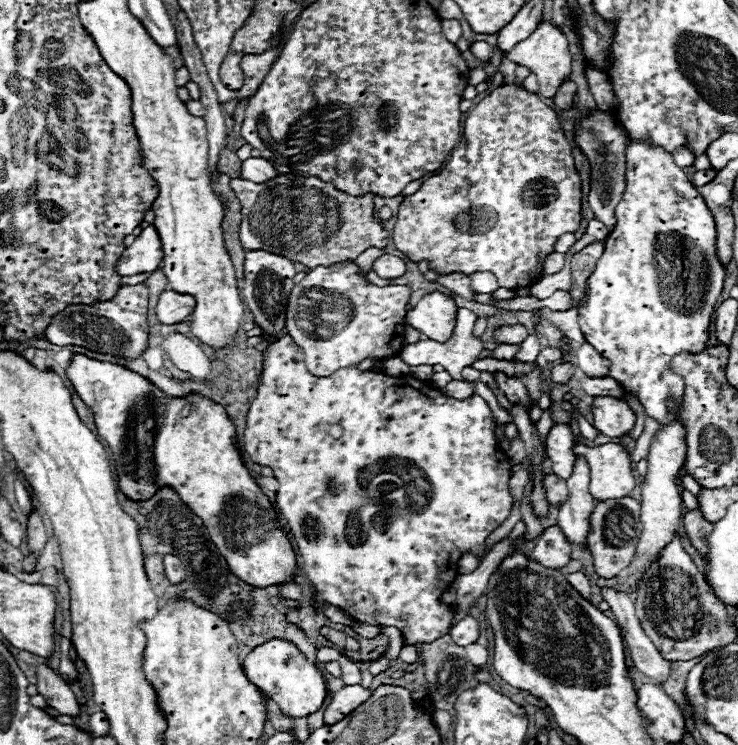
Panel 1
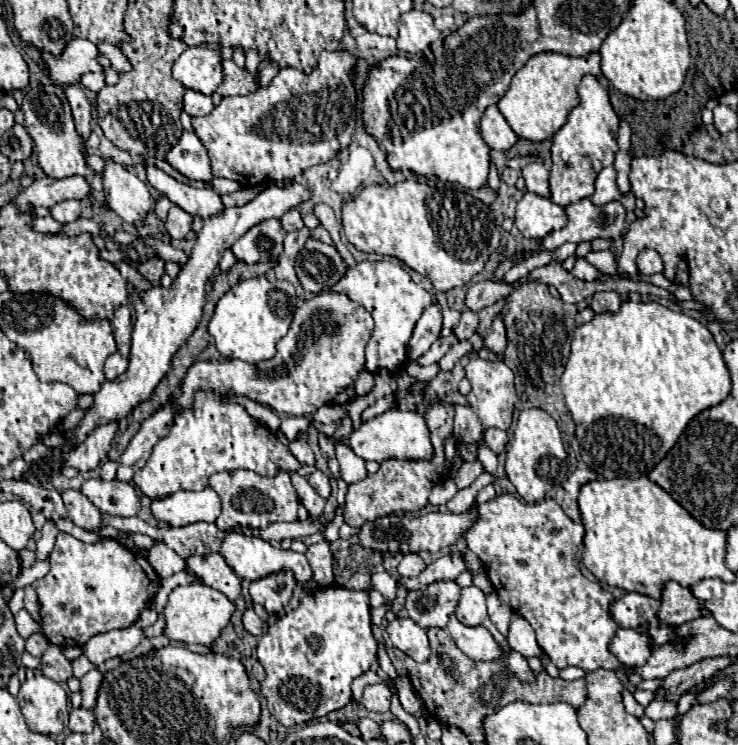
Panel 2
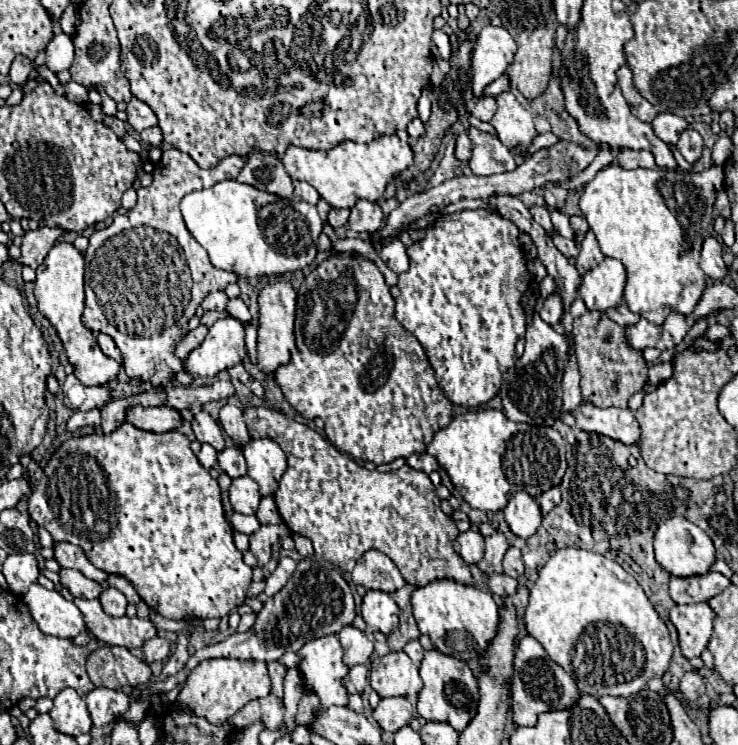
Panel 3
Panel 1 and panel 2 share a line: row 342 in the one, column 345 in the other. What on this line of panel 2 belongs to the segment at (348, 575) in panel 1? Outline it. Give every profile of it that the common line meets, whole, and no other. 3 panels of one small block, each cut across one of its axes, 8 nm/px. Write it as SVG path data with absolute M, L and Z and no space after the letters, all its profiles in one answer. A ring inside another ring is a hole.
M376 260L360 262L354 268L348 268L346 274L330 288L330 292L346 294L350 300L362 304L374 316L376 328L366 344L364 368L372 374L378 370L396 372L408 360L406 344L418 318L432 304L432 296L428 294L428 290L418 286L402 266L386 260Z

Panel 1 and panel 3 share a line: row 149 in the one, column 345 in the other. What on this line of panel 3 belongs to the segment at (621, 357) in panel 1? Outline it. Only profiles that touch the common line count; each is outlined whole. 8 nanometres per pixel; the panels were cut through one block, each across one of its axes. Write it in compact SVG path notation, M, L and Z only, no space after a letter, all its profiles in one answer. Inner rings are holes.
M354 626L342 628L338 632L342 648L344 648L344 664L356 666L356 664L368 664L370 654L374 652L374 644L368 640L364 632L360 632Z

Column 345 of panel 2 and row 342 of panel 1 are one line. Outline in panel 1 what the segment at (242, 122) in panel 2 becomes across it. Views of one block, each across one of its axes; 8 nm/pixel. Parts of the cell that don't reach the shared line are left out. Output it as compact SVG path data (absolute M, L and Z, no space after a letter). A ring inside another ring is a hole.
M122 286L112 300L96 302L94 306L76 304L68 306L54 316L54 322L46 328L46 340L58 346L84 346L92 352L120 356L136 360L146 348L150 338L148 322L148 286Z

